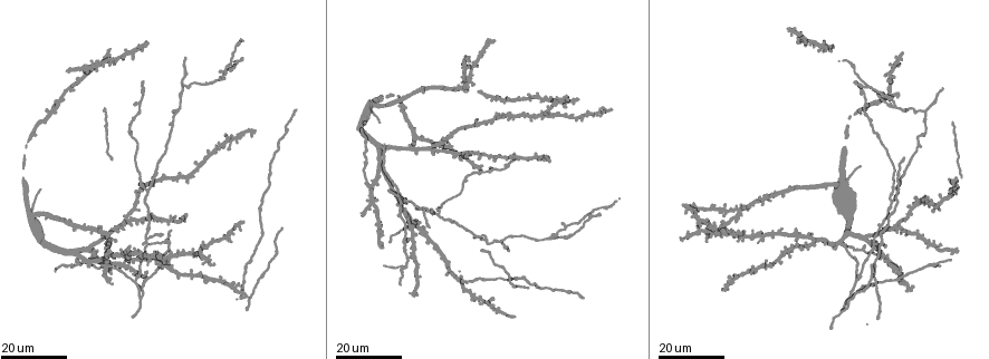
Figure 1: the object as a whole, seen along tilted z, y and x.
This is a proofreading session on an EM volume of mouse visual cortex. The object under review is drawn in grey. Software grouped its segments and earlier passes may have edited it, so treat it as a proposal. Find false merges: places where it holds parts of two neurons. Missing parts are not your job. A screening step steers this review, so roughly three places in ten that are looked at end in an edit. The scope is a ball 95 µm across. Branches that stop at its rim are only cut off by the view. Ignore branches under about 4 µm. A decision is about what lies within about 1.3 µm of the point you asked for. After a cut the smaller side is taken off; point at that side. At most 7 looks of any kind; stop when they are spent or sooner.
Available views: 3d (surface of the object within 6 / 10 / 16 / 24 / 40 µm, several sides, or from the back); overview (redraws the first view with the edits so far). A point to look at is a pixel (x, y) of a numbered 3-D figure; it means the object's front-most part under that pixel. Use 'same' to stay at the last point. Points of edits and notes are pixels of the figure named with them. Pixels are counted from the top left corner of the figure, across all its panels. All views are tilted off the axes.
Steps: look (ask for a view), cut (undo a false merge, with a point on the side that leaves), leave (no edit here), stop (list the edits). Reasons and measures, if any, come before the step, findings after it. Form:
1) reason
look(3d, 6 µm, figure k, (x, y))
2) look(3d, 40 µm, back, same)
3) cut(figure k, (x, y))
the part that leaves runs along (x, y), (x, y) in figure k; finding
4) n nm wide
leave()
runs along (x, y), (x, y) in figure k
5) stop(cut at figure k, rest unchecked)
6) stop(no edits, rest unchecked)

side arm on a straight run
look(3d, 16 µm, figure 1, (863, 107))

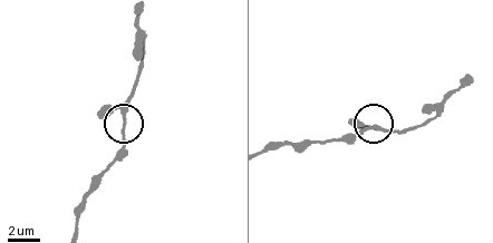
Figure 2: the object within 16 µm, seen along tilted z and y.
look(3d, 6 µm, figure 2, (125, 113))

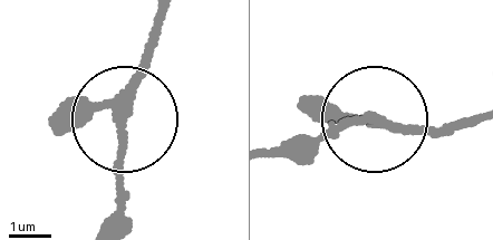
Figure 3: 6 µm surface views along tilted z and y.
160 nm wide
leave()
all the same neuron

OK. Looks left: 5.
branch point
look(3d, 16 µm, figure 1, (929, 266))

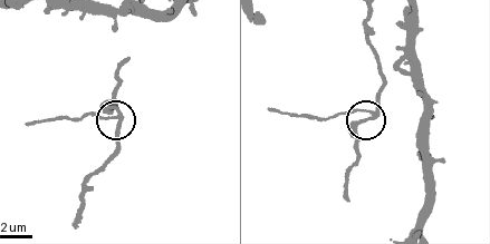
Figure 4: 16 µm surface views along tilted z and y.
look(3d, 10 µm, figure 4, (373, 115))

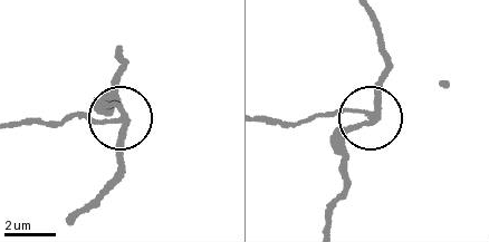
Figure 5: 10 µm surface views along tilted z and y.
190 nm wide
leave()
runs along (74, 221), (116, 176), (122, 126), (65, 114) in figure 5; all the same neuron

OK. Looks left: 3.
look(3d, 16 µm, figure 1, (872, 244))

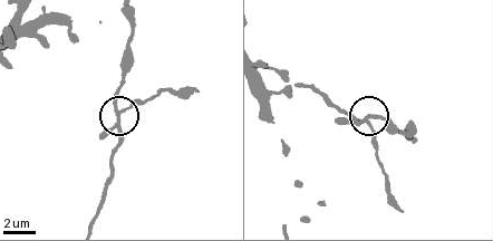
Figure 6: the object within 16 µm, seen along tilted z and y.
zoom in
look(3d, 10 µm, figure 6, (116, 113))

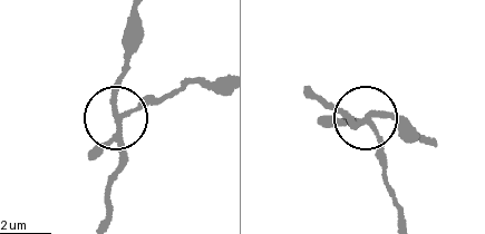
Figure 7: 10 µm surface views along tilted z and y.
leave()
runs along (310, 88), (353, 122), (367, 119), (382, 183) in figure 7; all the same neuron

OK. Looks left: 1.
stop(no edits, rest unchecked)

